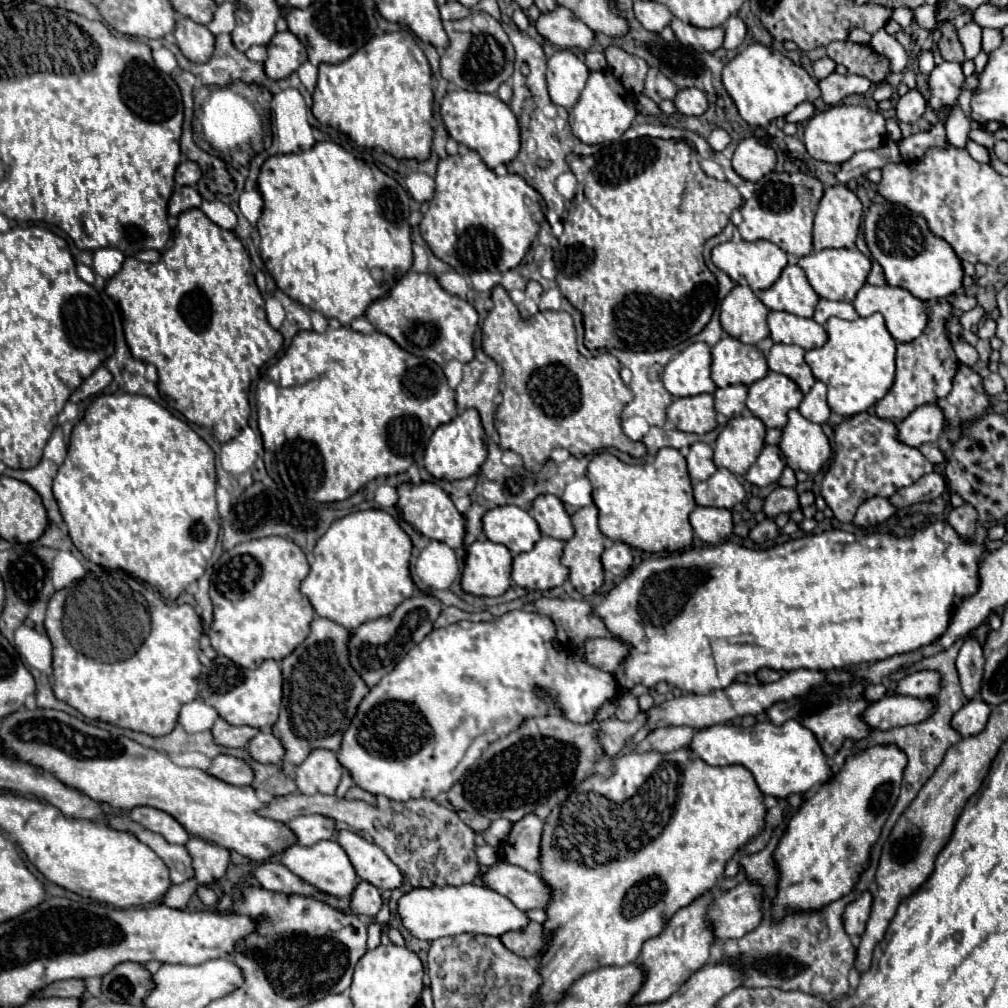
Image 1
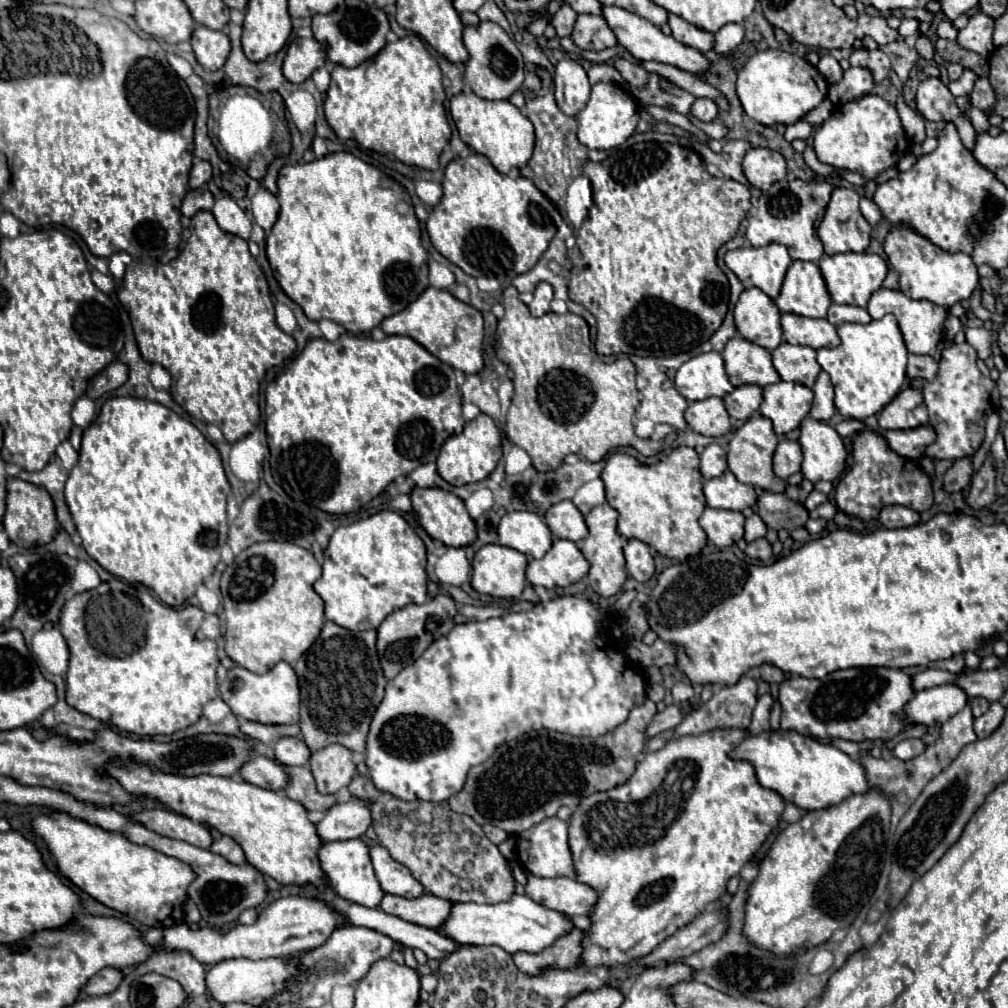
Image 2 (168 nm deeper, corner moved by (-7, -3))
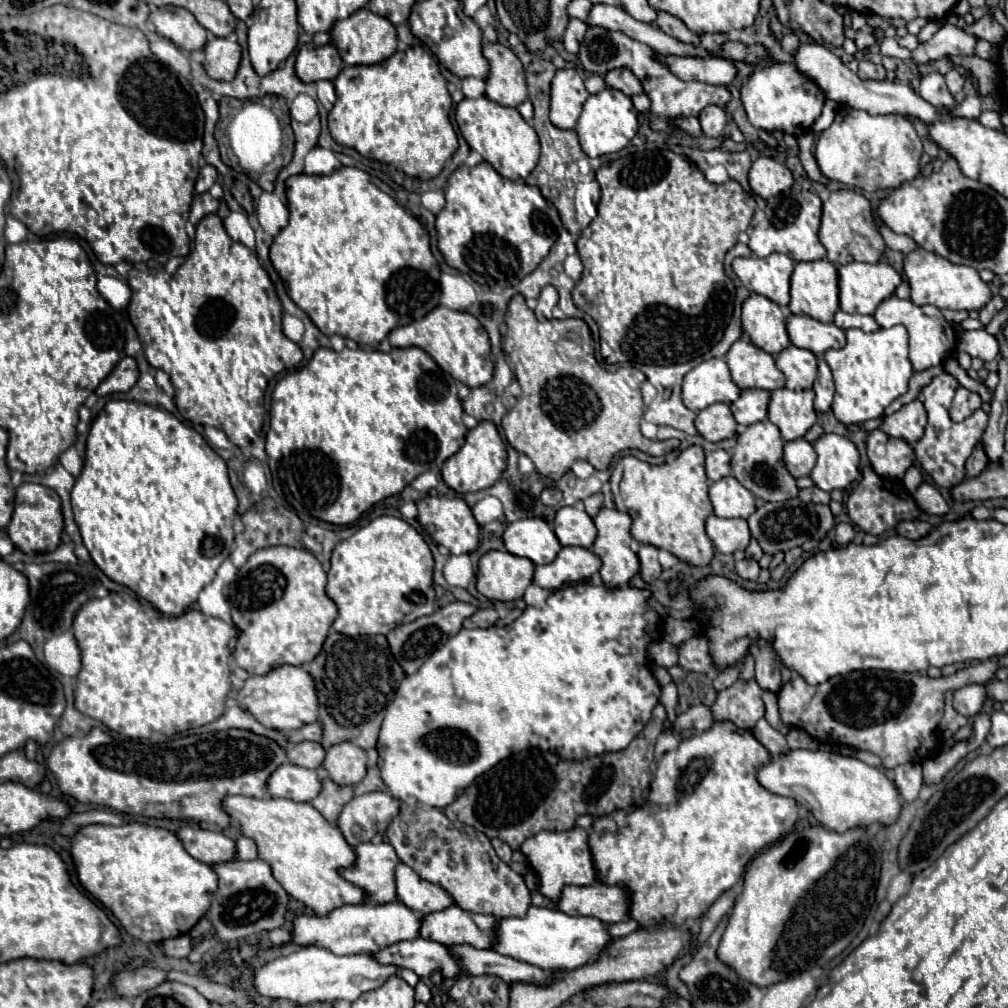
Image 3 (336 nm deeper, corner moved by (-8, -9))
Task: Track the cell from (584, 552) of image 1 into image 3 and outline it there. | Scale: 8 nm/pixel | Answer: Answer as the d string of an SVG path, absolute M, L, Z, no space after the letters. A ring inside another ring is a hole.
M601 509L597 513L597 517L593 519L595 521L595 527L597 527L597 539L591 547L591 551L601 559L601 579L603 579L603 585L605 589L615 589L615 587L621 587L621 585L627 585L629 579L639 571L639 561L637 561L637 555L635 551L631 551L629 543L631 543L631 533L629 533L629 527L631 527L631 517L627 513L621 513L617 509Z

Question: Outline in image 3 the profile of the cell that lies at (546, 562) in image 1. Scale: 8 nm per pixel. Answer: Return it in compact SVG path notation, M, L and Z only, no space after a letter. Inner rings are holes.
M563 547L555 561L547 563L547 565L539 565L535 567L535 575L533 575L533 583L555 591L579 581L589 579L595 571L599 571L601 561L595 553L591 553L585 547Z

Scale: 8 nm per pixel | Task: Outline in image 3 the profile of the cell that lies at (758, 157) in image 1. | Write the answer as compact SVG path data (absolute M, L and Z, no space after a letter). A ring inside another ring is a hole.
M759 157L757 161L753 161L749 169L749 185L753 193L767 199L791 187L793 177L791 177L791 171L783 163L771 157Z

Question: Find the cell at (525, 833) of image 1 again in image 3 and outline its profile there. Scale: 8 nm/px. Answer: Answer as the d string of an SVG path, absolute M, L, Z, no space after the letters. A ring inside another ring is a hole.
M573 827L567 831L541 831L529 837L521 845L521 851L529 859L533 871L539 875L539 891L551 901L559 899L563 885L593 885L597 881L587 845L587 831L581 827Z

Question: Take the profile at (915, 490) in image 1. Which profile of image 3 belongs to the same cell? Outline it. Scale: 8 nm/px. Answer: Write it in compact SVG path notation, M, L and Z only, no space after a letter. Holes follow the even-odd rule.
M979 443L975 449L973 449L973 453L971 453L971 457L967 459L967 463L965 463L965 471L967 471L967 479L969 477L979 477L981 473L983 473L983 469L987 467L987 455L983 453L983 445Z

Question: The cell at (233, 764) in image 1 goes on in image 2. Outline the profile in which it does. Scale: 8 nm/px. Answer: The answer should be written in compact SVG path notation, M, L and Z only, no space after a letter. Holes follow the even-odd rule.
M262 755L250 759L240 769L240 775L248 783L262 787L262 789L270 789L270 791L282 791L288 785L288 773L284 765L276 763L274 759L262 757Z

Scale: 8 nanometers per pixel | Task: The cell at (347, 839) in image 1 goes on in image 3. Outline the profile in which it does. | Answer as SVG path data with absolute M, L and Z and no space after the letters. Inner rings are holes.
M399 863L395 869L397 899L417 913L433 913L453 905L453 899L439 887L421 879L411 867Z

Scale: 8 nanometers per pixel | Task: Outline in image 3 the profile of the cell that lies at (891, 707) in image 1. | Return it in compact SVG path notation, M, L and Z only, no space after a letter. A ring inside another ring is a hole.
M965 685L953 695L953 709L965 717L973 717L981 711L983 701L987 699L983 685Z

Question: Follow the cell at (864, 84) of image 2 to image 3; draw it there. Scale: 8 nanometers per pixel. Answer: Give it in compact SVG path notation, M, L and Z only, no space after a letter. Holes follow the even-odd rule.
M861 61L857 75L861 79L867 79L867 81L883 81L885 79L885 69L883 69L883 65L875 65L871 61Z

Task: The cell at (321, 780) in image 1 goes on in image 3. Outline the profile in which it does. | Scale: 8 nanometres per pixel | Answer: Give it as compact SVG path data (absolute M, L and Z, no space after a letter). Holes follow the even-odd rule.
M345 741L337 743L325 753L323 769L329 773L337 785L357 785L367 771L367 755L357 745Z

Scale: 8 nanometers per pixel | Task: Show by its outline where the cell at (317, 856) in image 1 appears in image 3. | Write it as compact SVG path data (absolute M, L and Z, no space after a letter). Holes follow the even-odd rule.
M361 843L355 847L355 863L341 867L339 875L359 887L365 895L365 903L391 903L395 901L393 869L399 863L389 843Z

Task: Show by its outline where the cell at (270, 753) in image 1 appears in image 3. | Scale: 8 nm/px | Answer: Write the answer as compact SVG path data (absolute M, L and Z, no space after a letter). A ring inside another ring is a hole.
M303 741L287 749L287 761L305 769L317 769L323 763L325 749L315 741Z

